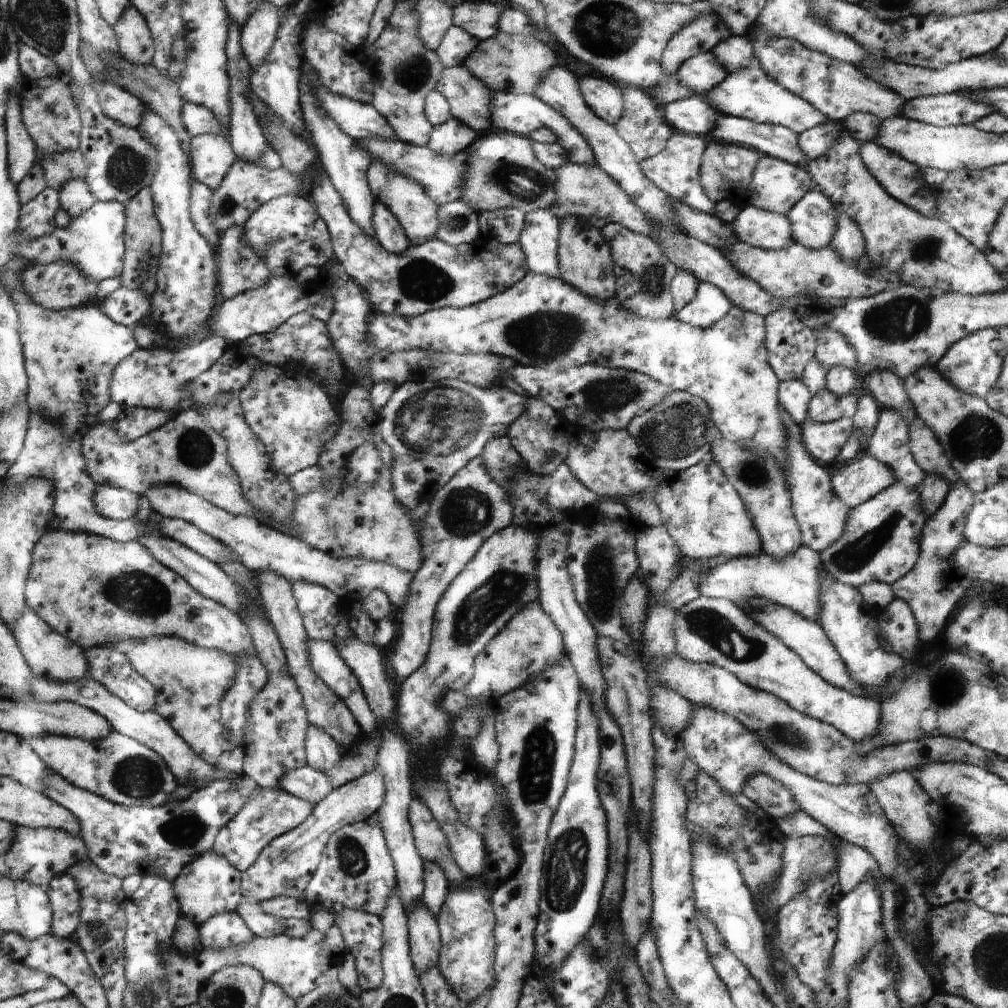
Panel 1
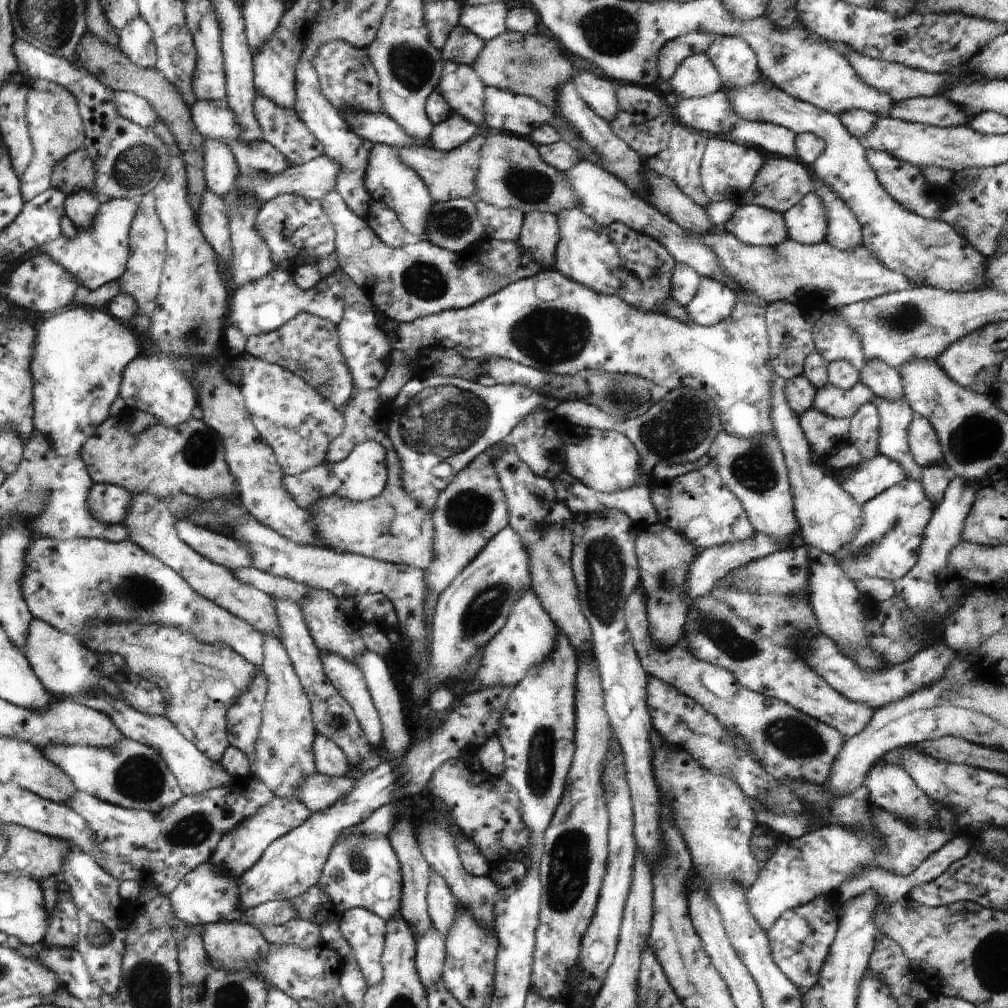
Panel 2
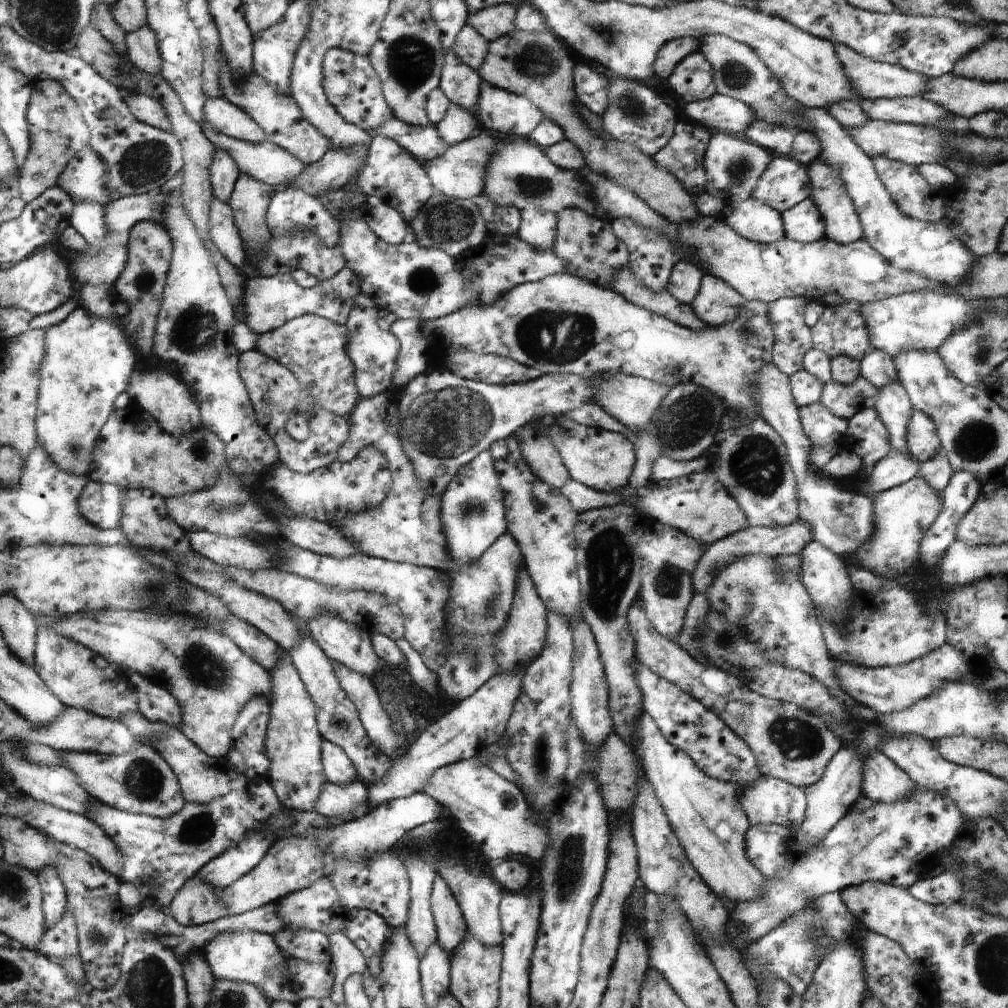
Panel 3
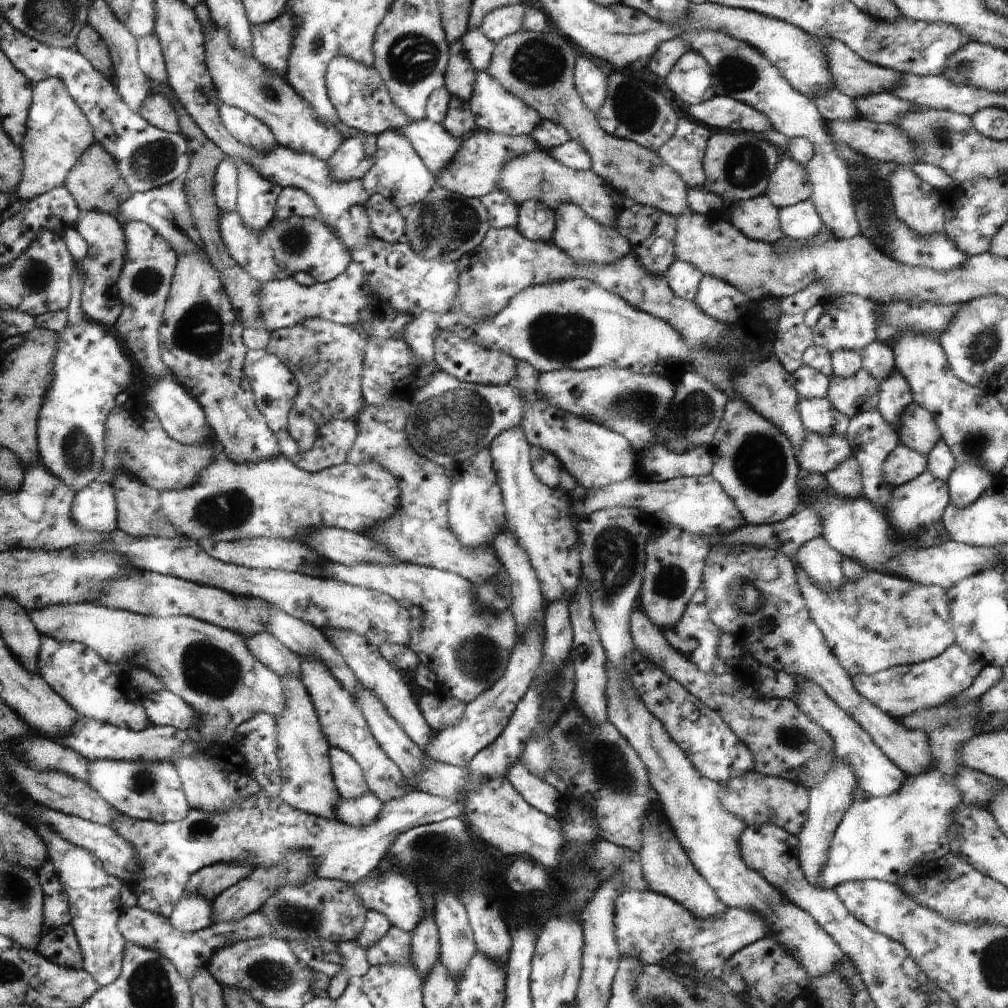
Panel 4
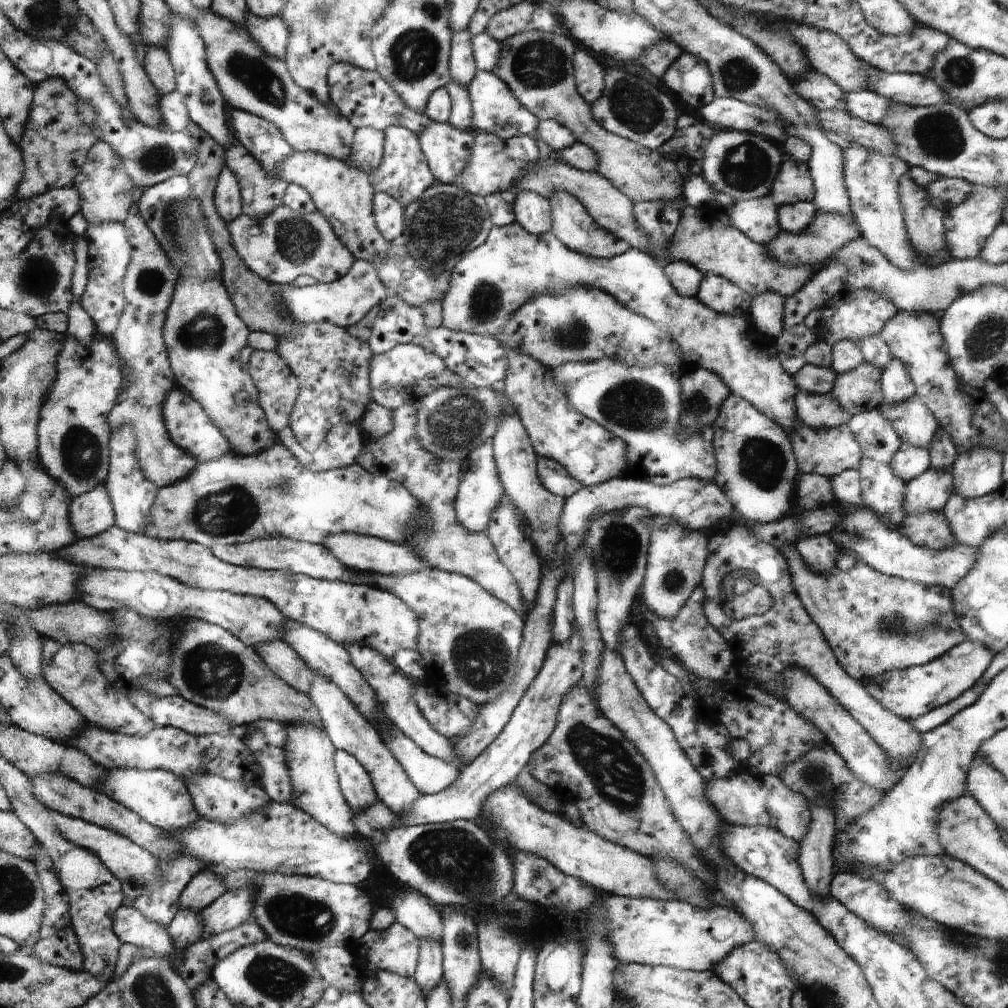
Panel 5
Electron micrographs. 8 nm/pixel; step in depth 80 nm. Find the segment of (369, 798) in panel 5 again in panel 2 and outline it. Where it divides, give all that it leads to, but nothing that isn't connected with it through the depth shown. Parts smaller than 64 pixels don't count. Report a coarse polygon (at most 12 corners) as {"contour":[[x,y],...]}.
{"contour":[[317,733],[314,744],[318,772],[342,778],[350,774],[345,752]]}

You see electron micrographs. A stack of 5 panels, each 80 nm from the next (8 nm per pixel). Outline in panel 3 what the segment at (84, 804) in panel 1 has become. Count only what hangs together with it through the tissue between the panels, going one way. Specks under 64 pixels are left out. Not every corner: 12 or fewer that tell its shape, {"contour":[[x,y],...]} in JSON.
{"contour":[[260,779],[165,819],[96,800],[118,875],[170,911],[210,859],[282,812]]}

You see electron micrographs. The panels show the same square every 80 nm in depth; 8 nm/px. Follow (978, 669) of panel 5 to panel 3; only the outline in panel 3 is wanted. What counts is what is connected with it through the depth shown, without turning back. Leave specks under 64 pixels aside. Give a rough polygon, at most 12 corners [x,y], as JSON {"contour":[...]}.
{"contour":[[947,642],[890,668],[836,662],[878,716],[912,708],[976,666]]}

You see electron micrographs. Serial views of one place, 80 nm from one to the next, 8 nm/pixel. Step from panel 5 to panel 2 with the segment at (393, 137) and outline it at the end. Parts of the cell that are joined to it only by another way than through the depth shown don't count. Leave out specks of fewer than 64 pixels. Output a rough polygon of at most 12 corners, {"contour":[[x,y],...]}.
{"contour":[[374,145],[365,172],[372,200],[424,238],[434,203],[419,172],[391,145]]}

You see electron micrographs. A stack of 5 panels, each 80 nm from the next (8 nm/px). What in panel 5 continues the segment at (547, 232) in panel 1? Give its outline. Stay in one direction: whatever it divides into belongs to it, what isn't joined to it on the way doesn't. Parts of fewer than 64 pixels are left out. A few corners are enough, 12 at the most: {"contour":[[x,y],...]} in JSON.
{"contour":[[516,192],[516,222],[529,233],[553,228],[552,205],[537,192]]}

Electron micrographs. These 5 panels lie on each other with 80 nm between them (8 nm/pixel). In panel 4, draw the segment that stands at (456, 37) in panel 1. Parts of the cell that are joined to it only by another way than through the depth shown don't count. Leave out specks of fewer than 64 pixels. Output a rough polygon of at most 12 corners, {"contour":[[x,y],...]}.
{"contour":[[480,28],[461,36],[476,72],[486,71],[496,43]]}

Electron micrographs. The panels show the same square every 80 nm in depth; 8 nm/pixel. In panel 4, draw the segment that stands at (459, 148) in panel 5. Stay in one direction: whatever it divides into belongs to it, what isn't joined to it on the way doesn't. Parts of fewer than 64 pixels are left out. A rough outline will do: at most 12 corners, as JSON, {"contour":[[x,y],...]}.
{"contour":[[422,119],[398,130],[440,177],[463,145],[441,123]]}

